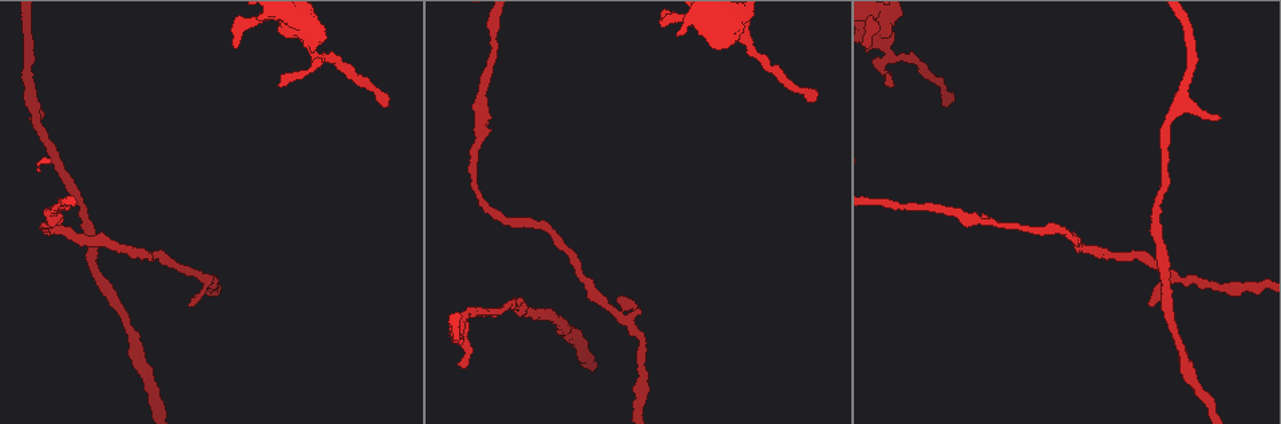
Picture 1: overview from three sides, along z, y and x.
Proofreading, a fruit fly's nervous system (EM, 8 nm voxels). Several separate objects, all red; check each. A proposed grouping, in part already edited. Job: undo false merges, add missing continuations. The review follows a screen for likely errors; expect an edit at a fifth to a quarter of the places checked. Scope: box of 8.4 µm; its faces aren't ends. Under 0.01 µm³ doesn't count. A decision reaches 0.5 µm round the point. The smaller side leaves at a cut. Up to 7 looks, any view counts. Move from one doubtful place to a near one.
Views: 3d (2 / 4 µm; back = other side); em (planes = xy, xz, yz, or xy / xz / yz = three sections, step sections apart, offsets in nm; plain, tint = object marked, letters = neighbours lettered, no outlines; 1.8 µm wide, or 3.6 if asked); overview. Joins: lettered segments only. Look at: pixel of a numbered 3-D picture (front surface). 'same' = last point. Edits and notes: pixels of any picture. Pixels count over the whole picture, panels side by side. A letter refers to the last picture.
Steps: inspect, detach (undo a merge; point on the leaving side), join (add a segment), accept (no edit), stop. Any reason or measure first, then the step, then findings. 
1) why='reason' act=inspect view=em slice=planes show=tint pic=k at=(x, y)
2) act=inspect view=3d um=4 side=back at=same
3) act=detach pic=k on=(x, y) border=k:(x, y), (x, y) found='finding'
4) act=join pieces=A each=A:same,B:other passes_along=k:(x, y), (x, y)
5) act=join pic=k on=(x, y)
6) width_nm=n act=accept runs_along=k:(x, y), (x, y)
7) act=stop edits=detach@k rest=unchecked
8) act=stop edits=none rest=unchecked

act=inspect view=3d um=2 pic=1 at=(816, 90)

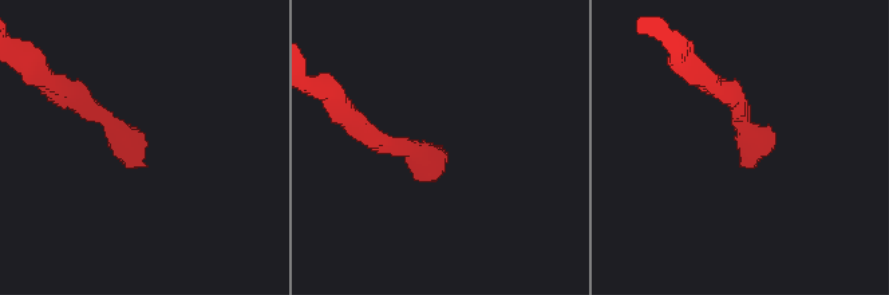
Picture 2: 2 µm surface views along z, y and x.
why='now the EM' act=inspect view=em slice=planes show=letters pic=2 at=(139, 165)

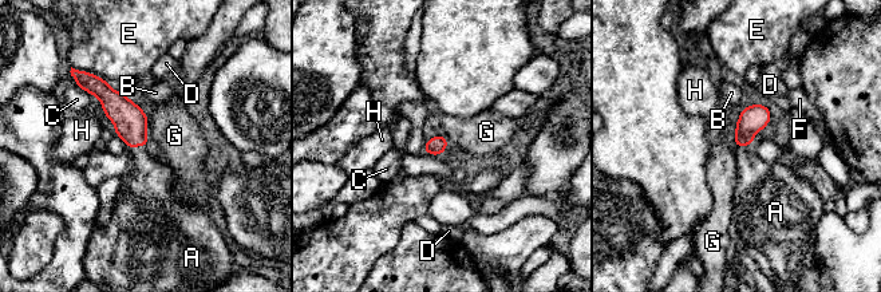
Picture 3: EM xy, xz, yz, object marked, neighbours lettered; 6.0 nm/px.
width_nm=110 act=join pieces=A each=A:same,B:other,C:other,D:other,E:other,F:other,G:other,H:other passes_along=3:(130, 122), (138, 145), (150, 184) found='it goes on there'

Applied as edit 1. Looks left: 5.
why='free end' act=inspect view=em slice=planes show=letters pic=1 at=(891, 86)

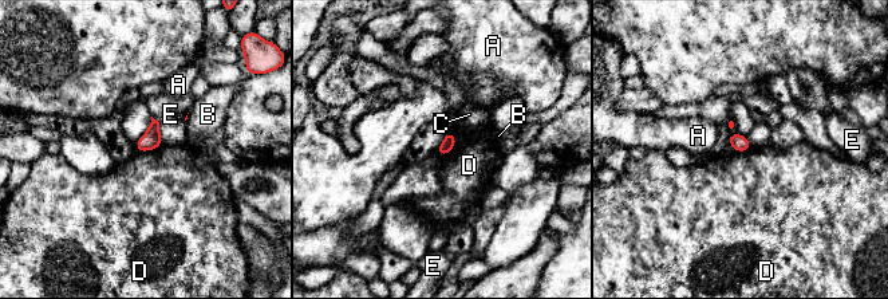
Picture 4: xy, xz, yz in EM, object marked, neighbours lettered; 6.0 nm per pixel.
act=accept each=A:other,B:other,C:other,D:other,E:other border=4:(450, 132), (456, 144), (437, 153) found='none of them fits'

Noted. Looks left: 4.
why='thin end' act=inspect view=3d um=2 pic=1 at=(1220, 116)

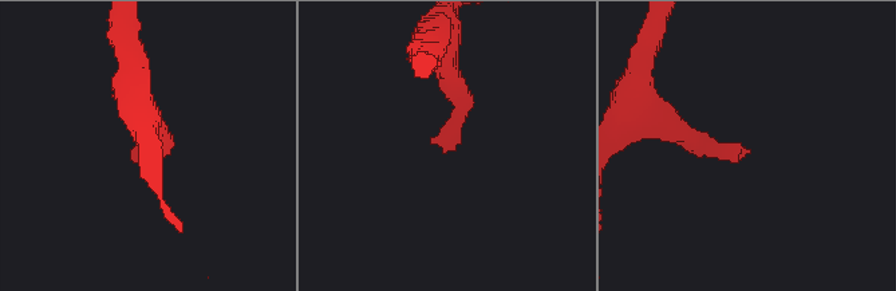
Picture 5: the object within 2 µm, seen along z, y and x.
why='need the tissue' act=inspect view=em slice=xz step=16 show=letters pic=5 at=(445, 152)

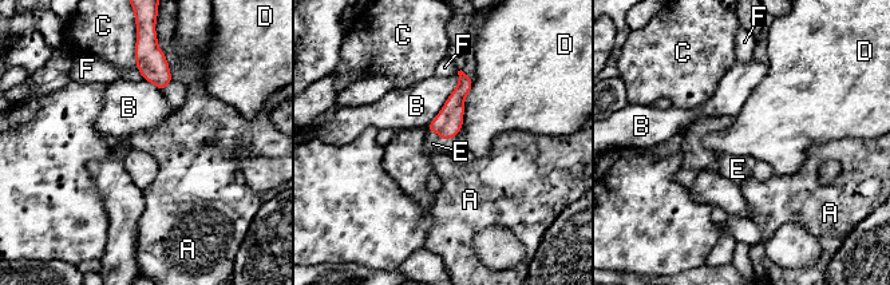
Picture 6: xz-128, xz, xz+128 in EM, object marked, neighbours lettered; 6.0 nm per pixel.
act=inspect view=em slice=planes show=letters at=same

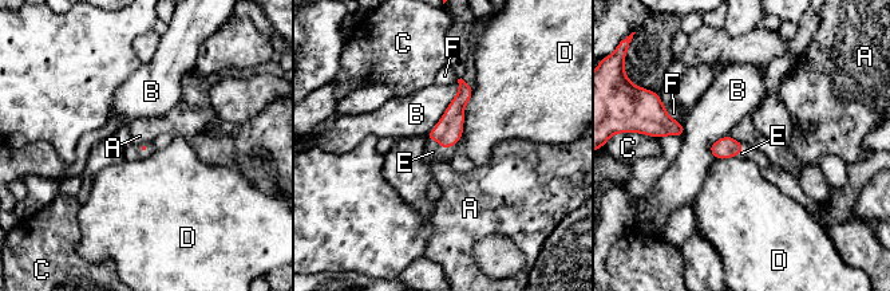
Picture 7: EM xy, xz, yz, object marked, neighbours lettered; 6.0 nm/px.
act=join pieces=E each=A:other,B:other,C:other,D:other,E:same,F:other passes_along=7:(447, 132), (435, 140), (432, 152) found='the cell continues'

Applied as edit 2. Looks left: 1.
act=stop edits=join@3,join@7 rest=unchecked

